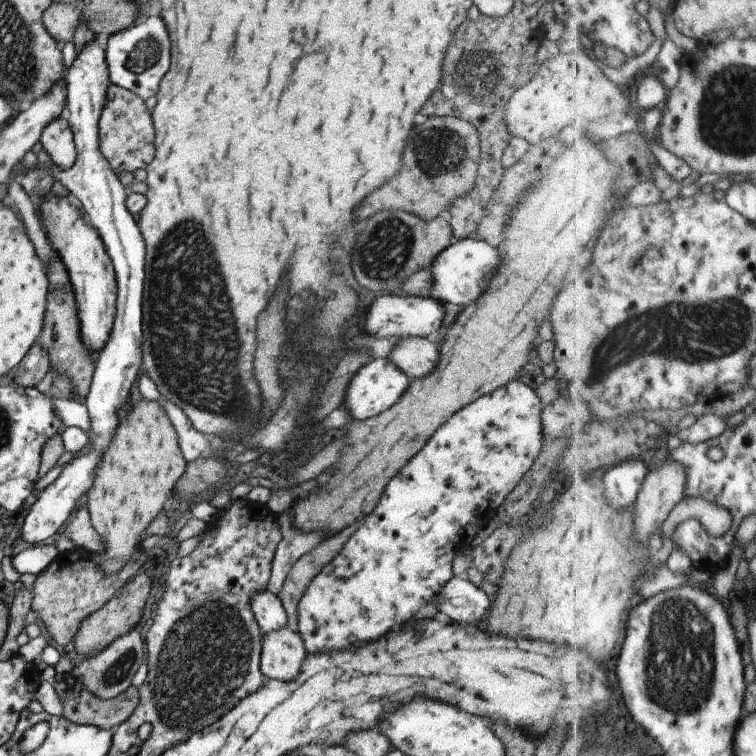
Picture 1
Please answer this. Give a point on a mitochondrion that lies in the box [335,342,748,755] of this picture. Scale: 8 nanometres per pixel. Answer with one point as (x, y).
(679, 624)

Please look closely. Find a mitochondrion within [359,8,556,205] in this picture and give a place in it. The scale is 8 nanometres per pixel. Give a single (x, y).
(477, 75)

